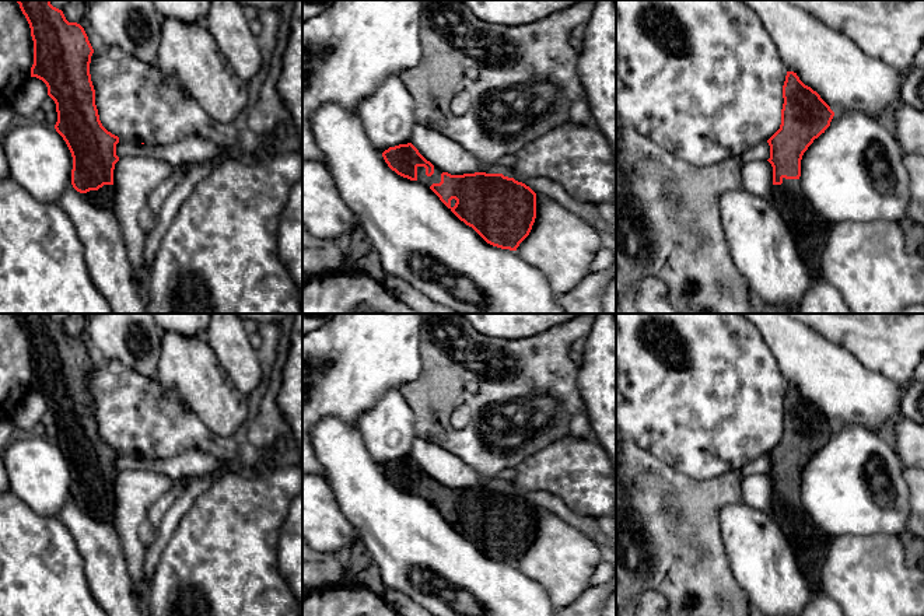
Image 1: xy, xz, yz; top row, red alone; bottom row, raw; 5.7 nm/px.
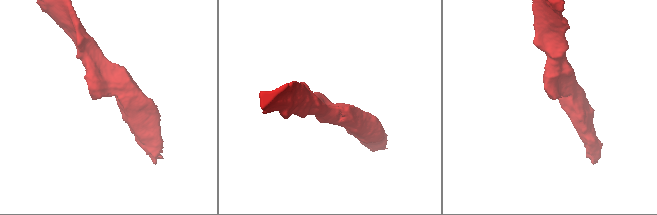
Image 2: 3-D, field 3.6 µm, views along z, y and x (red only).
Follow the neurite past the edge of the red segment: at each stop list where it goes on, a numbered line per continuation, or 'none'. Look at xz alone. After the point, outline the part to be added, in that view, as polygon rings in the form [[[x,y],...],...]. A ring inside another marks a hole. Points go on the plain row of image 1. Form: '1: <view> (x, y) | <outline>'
1: xz (436, 492) | [[[417,480],[417,494],[424,497],[426,500],[431,500],[433,497],[440,497],[441,496],[441,487],[442,484],[434,480],[434,487],[431,490],[426,489],[426,482],[424,480]]]

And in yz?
1: yz (809, 543) | [[[783,491],[781,498],[771,500],[771,510],[776,522],[794,550],[799,570],[812,594],[823,592],[820,568],[830,549],[832,538],[811,519],[799,493]]]

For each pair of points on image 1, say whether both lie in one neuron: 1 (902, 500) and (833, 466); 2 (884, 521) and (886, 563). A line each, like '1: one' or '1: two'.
1: one
2: two

